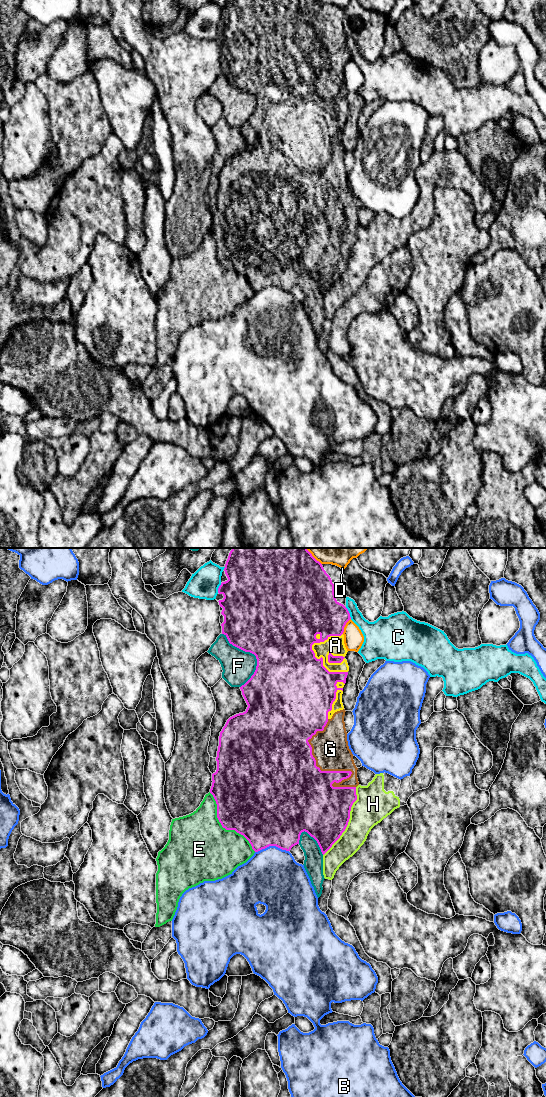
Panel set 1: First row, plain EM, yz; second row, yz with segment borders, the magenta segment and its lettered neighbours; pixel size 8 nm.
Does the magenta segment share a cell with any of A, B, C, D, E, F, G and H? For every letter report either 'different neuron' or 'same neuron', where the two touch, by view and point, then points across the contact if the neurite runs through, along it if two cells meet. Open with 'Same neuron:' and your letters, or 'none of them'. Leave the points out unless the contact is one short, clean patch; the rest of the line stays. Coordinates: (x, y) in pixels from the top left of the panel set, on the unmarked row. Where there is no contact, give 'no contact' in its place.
Same neuron: A, G
A: same neuron; contact yz (322, 105)
B: different neuron; contact yz (271, 285)
C: different neuron; contact yz (349, 53)
D: different neuron; contact yz (344, 66)
E: different neuron; contact yz (223, 267)
F: different neuron; contact yz (253, 93)
G: same neuron; contact yz (331, 211)
H: different neuron; contact yz (348, 261)

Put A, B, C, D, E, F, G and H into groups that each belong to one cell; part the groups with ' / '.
A G / B D / C / E / F / H

